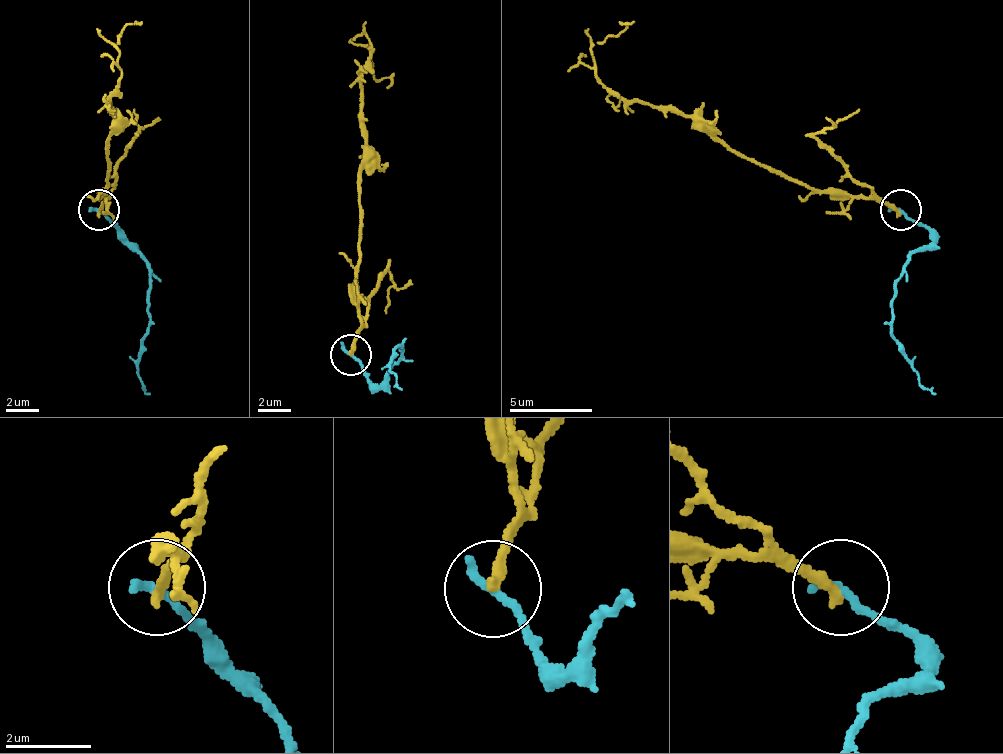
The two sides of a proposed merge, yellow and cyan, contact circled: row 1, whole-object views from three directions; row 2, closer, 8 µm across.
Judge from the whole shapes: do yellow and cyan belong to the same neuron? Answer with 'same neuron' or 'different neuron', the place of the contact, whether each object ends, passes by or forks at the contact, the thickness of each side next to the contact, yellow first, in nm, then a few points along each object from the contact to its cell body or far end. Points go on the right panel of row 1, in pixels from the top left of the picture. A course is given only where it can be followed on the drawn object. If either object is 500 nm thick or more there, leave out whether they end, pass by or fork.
different neuron | (900, 210) | yellow ends | cyan ends | 240/260 nm | yellow via (897, 209), (810, 192), (740, 159), (686, 118), (620, 101), (595, 72), (591, 47), (633, 23) | cyan via (901, 209), (930, 242), (905, 266), (893, 299), (893, 337), (918, 382), (934, 395)

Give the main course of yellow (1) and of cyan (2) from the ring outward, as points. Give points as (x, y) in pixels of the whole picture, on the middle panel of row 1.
1: (350, 351), (358, 330), (362, 74), (370, 45), (370, 70), (387, 78), (387, 87)
2: (350, 355), (379, 384), (399, 359), (399, 347), (391, 359), (391, 372), (403, 388)

